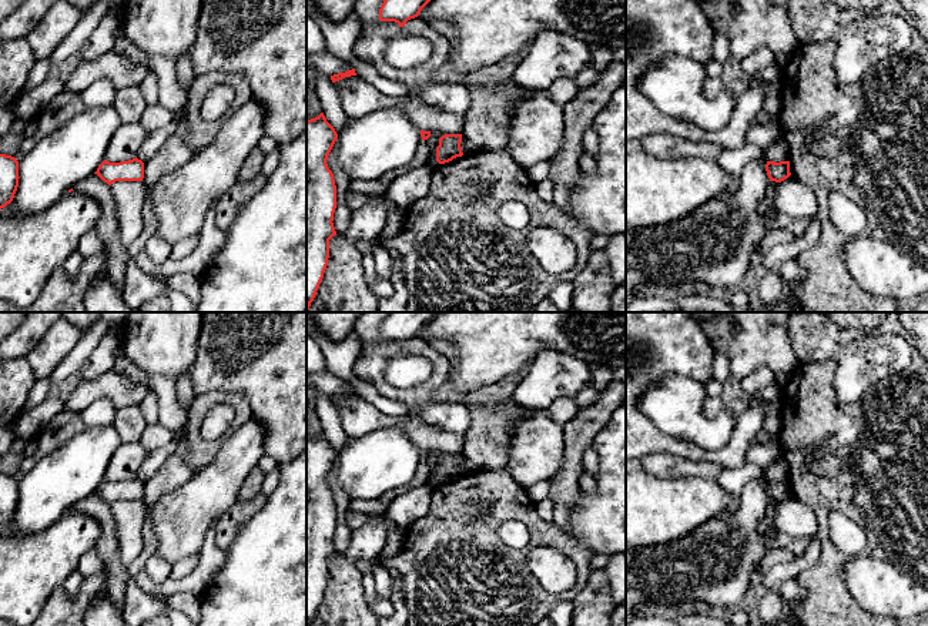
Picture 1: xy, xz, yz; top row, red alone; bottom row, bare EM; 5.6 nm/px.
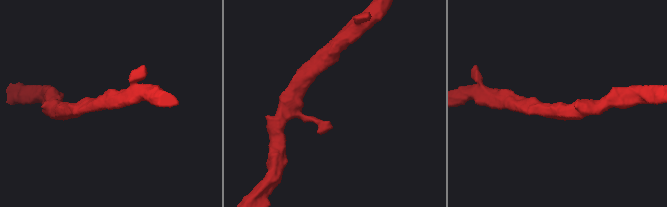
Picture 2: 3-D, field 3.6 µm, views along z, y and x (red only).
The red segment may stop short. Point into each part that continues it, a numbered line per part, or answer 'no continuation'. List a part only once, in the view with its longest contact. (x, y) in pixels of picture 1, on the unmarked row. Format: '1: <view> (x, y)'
no continuation

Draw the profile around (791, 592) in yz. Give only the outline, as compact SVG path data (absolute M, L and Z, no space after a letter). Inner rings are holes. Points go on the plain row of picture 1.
M791 578L783 583L781 595L790 603L790 607L791 607L793 602L803 600L805 597L805 590L803 590L798 586L795 578Z

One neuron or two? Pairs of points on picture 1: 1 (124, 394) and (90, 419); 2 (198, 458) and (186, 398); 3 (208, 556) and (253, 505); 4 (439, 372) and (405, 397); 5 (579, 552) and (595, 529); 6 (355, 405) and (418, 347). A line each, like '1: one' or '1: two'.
1: two
2: two
3: two
4: one
5: two
6: two

